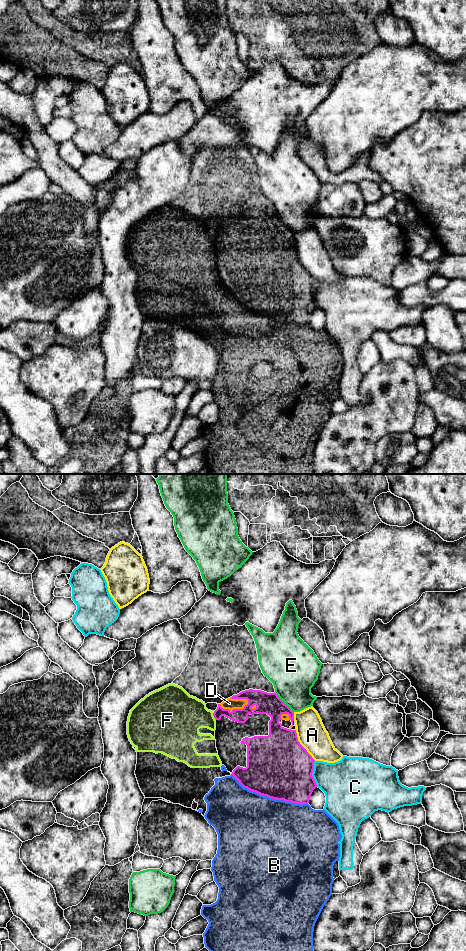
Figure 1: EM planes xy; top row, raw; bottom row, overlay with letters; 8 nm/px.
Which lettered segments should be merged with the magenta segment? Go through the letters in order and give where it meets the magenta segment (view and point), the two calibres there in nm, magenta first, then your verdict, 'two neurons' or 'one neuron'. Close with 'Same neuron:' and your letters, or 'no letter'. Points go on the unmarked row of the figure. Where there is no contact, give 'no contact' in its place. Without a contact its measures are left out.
A: xy (301, 265) | 500/240 nm | two neurons
B: xy (269, 317) | 500/500 nm | two neurons
C: xy (311, 294) | 500/320 nm | two neurons
D: xy (234, 229) | 150/90 nm | one neuron
E: xy (283, 222) | 180/380 nm | two neurons
F: xy (213, 235) | 110/340 nm | two neurons
Same neuron: D

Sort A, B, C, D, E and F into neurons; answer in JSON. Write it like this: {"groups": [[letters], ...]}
{"groups": [["A"], ["B", "F"], ["C"], ["D"], ["E"]]}

